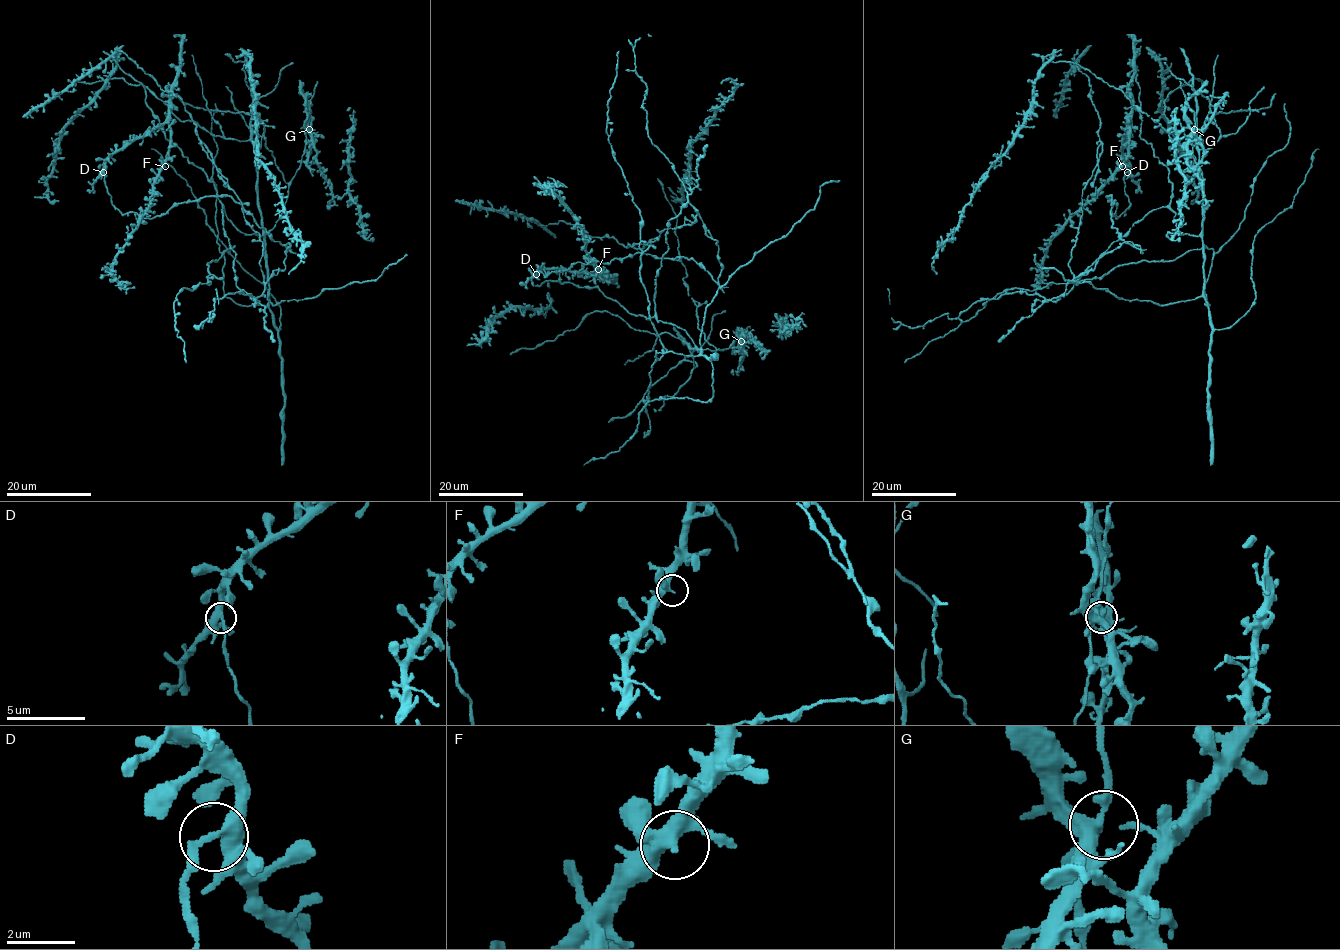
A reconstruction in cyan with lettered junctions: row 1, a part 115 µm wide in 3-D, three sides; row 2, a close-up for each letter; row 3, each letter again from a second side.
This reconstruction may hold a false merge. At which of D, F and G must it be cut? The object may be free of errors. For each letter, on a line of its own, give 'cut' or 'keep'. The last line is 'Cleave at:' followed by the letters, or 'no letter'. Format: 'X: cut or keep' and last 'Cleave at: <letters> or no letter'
D: cut
F: keep
G: keep
Cleave at: D

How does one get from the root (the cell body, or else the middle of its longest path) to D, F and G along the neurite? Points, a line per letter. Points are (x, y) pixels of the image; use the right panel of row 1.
D: (1090, 265), (1052, 299), (1105, 253), (1136, 245), (1113, 227), (1106, 196), (1117, 218), (1125, 214), (1127, 172)
F: (1090, 265), (1052, 299), (1105, 253), (1136, 245), (1113, 227), (1106, 196), (1125, 214), (1130, 123), (1122, 166)
G: (1090, 265), (1155, 209), (1168, 207), (1175, 214), (1181, 234), (1203, 231), (1204, 181), (1192, 156), (1194, 129)

